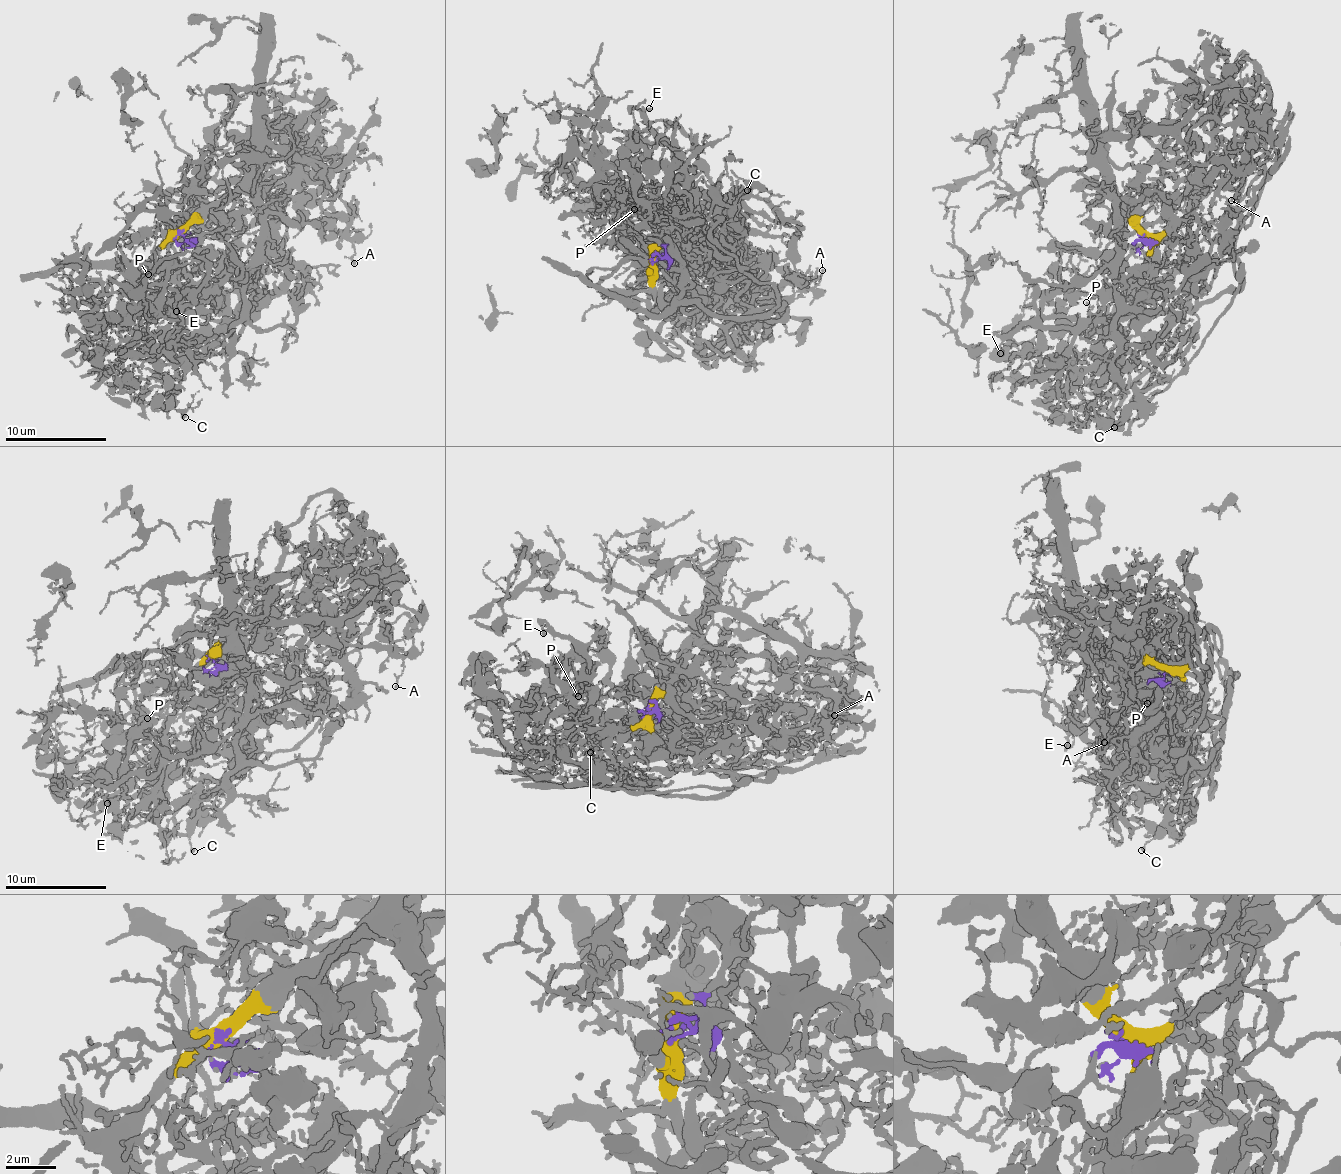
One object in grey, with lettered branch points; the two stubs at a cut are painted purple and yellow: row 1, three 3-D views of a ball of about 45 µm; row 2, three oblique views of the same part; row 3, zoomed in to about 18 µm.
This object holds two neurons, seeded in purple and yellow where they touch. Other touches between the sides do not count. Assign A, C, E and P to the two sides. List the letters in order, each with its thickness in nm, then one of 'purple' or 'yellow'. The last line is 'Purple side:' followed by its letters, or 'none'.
A: 110 nm thick; yellow
C: 180 nm thick; purple
E: 240 nm thick; yellow
P: 120 nm thick; yellow
Purple side: C

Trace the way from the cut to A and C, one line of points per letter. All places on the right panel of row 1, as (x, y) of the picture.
A: (1143, 235), (1123, 218), (1096, 139), (1155, 128), (1185, 146), (1198, 164), (1215, 158), (1242, 177), (1232, 200)
C: (1143, 235), (1145, 310), (1117, 319), (1099, 355), (1098, 403), (1121, 419), (1114, 427)

